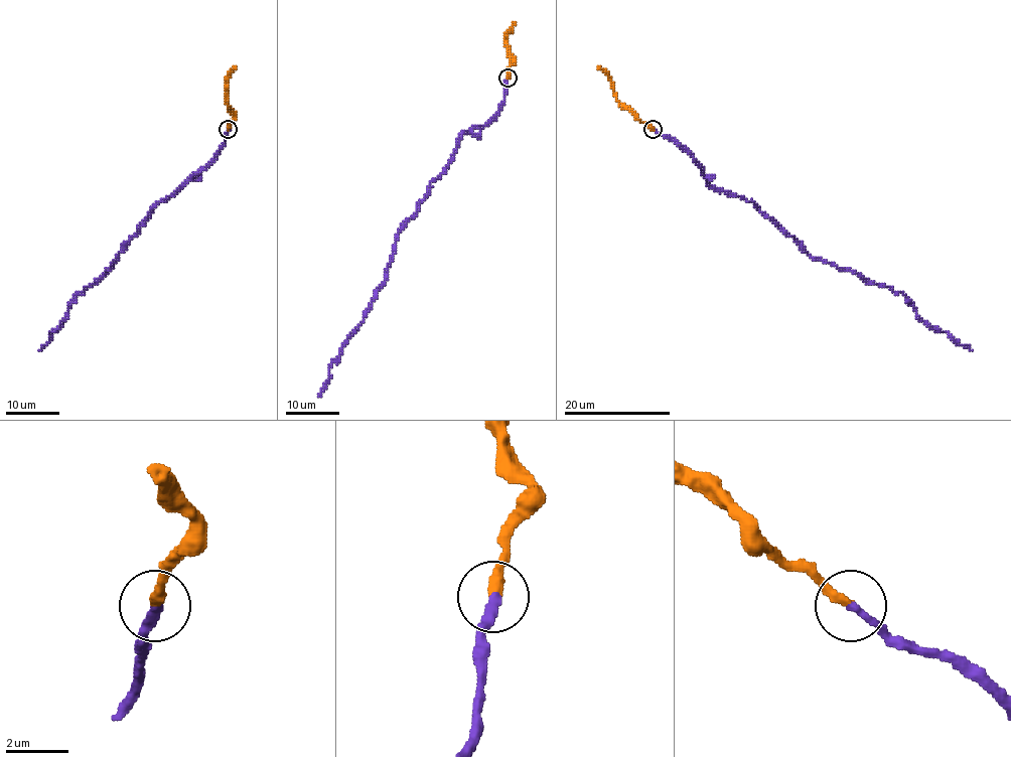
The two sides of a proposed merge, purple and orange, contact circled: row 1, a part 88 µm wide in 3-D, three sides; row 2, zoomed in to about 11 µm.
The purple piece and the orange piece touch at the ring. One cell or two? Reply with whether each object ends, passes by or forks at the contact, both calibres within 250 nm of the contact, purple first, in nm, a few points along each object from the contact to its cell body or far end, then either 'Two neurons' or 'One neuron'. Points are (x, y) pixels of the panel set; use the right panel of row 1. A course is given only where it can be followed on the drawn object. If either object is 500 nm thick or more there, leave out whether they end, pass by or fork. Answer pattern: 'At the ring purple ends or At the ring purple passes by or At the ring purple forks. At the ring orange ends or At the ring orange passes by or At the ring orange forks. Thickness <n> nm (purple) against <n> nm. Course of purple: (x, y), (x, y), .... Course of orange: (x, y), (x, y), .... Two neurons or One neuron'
At the ring purple ends. At the ring orange ends. Thickness 280 nm (purple) against 320 nm. Course of purple: (653, 129), (673, 137), (712, 186), (751, 201), (812, 257), (901, 293), (923, 322), (972, 351). Course of orange: (653, 129), (622, 106), (610, 78), (597, 68). One neuron

